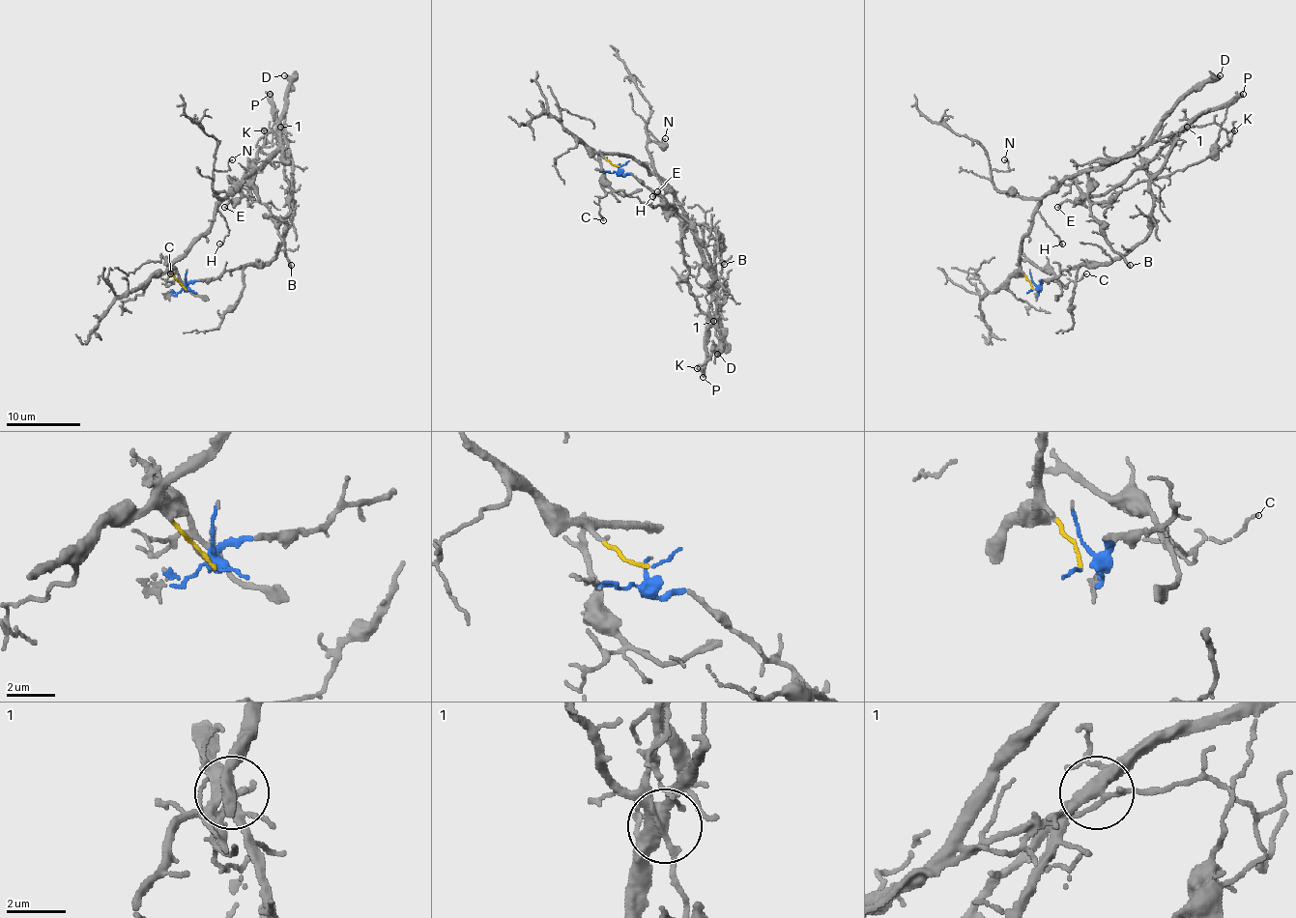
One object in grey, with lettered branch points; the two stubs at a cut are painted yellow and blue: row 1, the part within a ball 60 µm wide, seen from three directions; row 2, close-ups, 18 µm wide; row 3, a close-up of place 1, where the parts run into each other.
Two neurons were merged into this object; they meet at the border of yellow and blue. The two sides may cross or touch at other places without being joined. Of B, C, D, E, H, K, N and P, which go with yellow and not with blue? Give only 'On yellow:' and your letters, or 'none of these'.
On yellow: B, C, D, H, N

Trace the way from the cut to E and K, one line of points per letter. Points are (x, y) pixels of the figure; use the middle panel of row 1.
E: (620, 167), (675, 210), (705, 250), (711, 284), (725, 284), (711, 315), (687, 284), (679, 220), (657, 191)
K: (620, 167), (689, 224), (711, 284), (725, 284), (705, 338), (711, 358), (697, 367)

